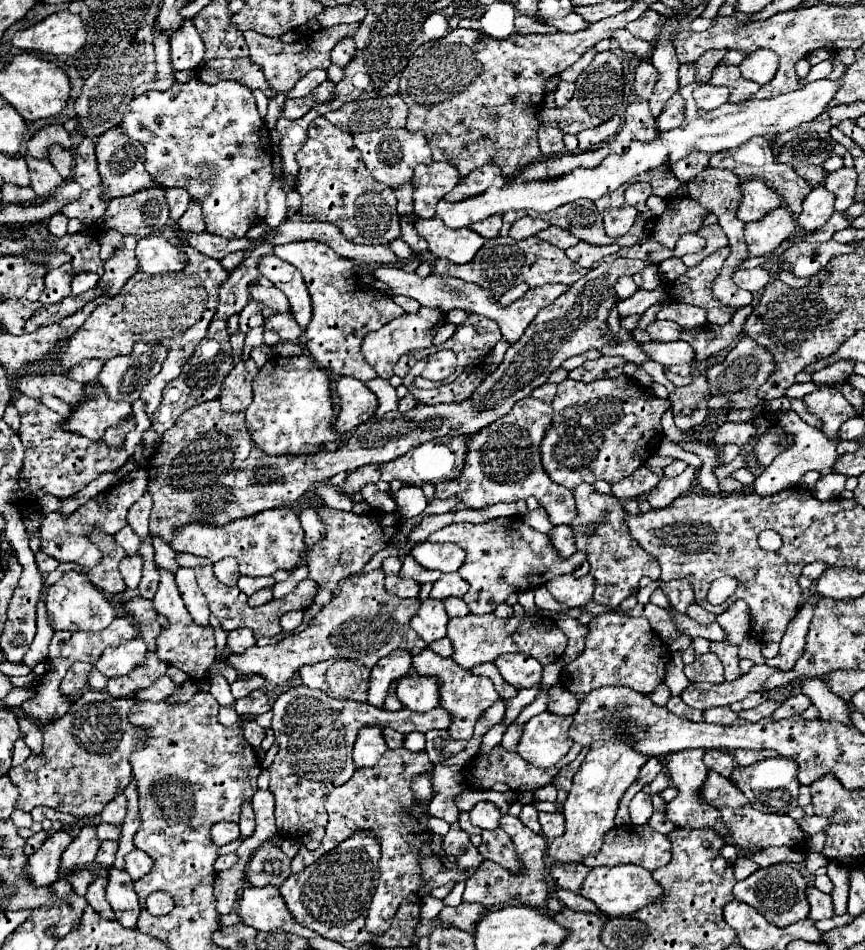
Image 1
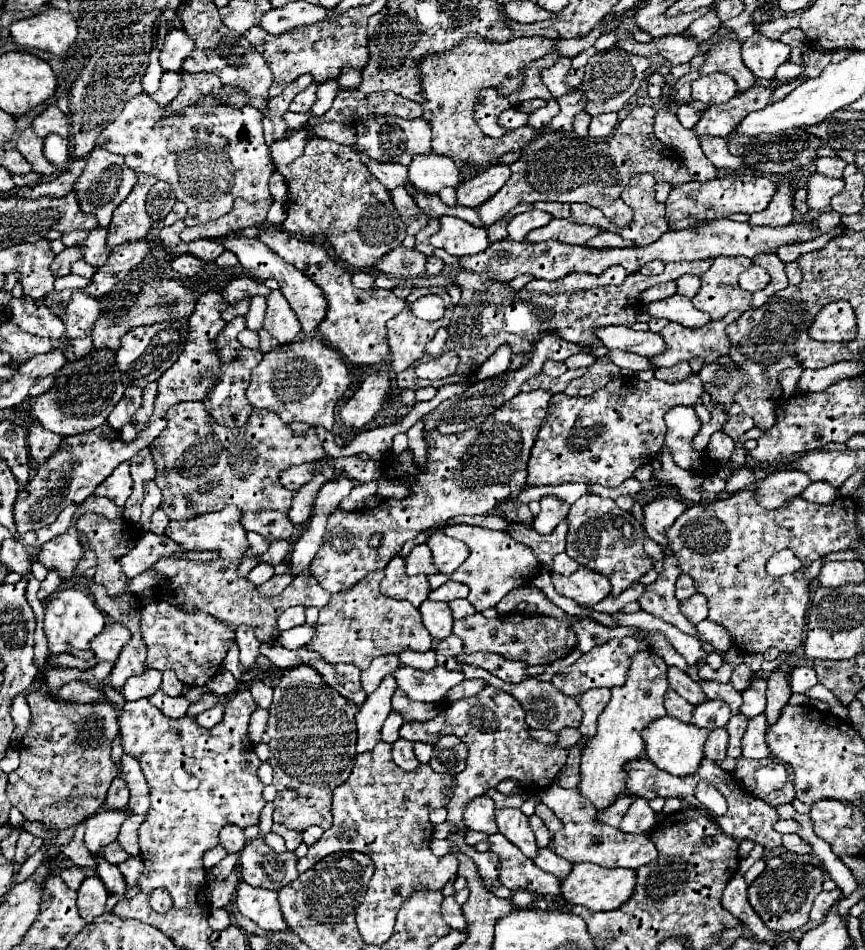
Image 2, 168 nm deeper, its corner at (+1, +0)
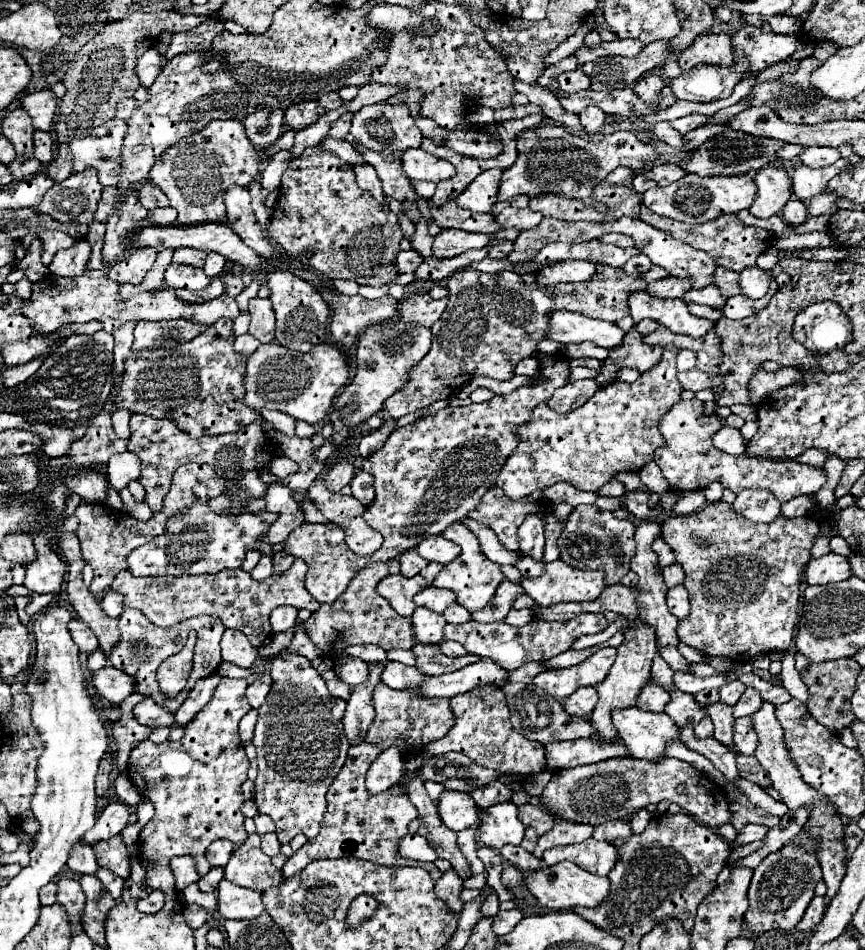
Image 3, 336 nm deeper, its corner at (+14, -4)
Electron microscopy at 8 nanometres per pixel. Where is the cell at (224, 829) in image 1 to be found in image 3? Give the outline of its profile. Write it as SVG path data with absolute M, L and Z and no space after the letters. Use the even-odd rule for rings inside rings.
M215 840L207 852L205 852L205 858L211 866L225 866L231 858L231 852L233 852L235 844L229 842L229 840Z

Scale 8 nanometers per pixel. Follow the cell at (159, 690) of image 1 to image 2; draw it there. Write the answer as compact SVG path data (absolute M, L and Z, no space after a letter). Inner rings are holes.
M148 668L142 674L128 678L126 686L122 686L122 694L126 700L148 698L160 688L160 682L162 682L162 672Z

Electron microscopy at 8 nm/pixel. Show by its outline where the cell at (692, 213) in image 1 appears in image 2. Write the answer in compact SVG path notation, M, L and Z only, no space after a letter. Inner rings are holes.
M728 174L724 178L714 178L710 182L686 182L674 186L666 198L666 220L682 220L692 214L696 220L720 220L734 212L762 212L776 192L776 184L758 174Z

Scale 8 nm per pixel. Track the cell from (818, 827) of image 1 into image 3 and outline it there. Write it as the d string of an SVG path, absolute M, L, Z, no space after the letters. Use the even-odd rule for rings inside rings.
M747 824L735 838L735 842L731 846L739 846L739 844L749 844L749 842L755 842L755 840L763 840L767 836L769 828L765 826L759 826L759 824Z

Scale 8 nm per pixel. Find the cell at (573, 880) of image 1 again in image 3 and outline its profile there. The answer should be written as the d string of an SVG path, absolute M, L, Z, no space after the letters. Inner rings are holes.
M513 844L501 848L501 856L525 872L537 872L543 866L543 862L539 858L535 858L531 852L527 852L521 846L513 846Z

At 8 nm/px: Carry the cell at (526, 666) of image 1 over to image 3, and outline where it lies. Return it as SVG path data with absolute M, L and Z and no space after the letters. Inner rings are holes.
M415 644L413 652L417 656L415 666L421 672L431 674L431 676L455 672L455 670L461 670L467 664L473 664L473 662L479 660L479 656L473 656L473 654L465 654L461 658L449 658L449 656L441 654L441 650L437 650L437 646L421 646L421 644Z

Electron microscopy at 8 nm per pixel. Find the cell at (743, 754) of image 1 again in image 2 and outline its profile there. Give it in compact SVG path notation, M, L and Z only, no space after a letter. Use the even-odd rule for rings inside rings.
M754 716L748 720L750 726L742 738L742 756L746 758L766 758L770 756L770 748L766 746L766 716Z

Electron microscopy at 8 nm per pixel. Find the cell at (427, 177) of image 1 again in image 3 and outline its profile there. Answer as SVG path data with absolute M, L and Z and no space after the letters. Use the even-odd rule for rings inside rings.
M407 150L401 156L401 162L403 162L403 172L411 182L415 182L415 180L441 182L455 174L455 170L449 162L445 162L433 154L425 154L423 150Z

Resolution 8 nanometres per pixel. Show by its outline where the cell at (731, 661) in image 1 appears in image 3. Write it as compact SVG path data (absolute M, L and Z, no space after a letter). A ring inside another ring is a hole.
M733 680L733 682L727 682L725 686L719 688L719 700L729 706L735 706L743 692L745 692L745 684L739 680Z

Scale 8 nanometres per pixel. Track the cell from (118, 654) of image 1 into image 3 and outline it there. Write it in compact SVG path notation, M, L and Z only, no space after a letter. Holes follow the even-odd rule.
M75 618L73 624L69 624L69 630L71 630L71 636L73 636L73 640L75 640L75 644L79 646L81 652L91 654L99 648L99 640L93 634L93 630L85 622L81 622L79 618Z

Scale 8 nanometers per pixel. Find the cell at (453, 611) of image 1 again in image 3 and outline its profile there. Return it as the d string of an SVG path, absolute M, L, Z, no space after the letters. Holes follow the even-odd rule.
M451 604L449 608L445 608L445 612L443 612L443 616L445 616L445 620L447 622L451 622L451 624L463 624L463 622L469 622L471 620L471 614L469 614L469 610L465 610L461 604Z

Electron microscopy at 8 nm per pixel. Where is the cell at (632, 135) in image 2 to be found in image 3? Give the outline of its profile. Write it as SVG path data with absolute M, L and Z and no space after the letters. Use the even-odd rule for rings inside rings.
M541 124L537 128L523 132L517 138L517 150L519 156L515 164L507 168L501 176L497 202L507 202L515 196L537 198L539 194L555 194L583 202L585 206L593 206L599 214L609 214L609 208L593 198L593 190L617 166L633 168L637 174L655 180L659 186L667 186L687 174L677 164L665 160L665 156L657 152L655 144L639 140L637 132L629 132L629 130L619 130L605 136L599 142L593 142L573 136L563 126Z

